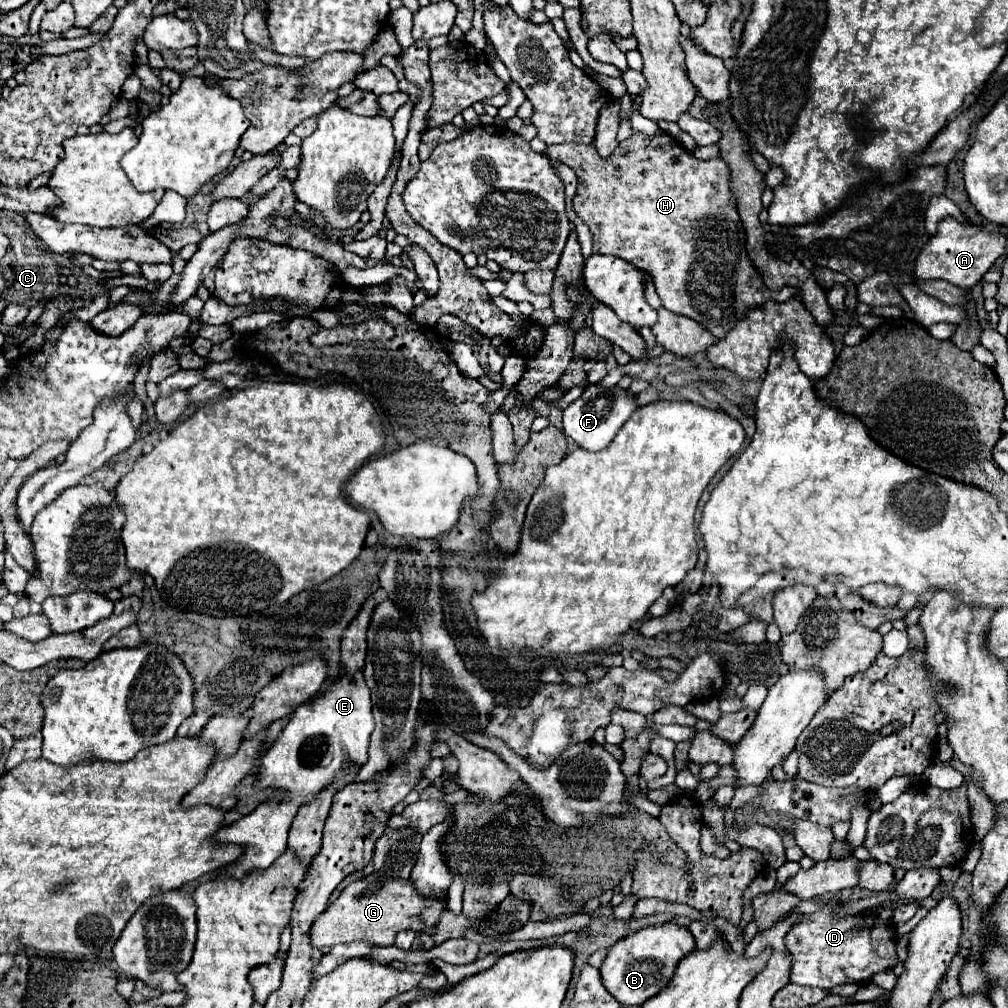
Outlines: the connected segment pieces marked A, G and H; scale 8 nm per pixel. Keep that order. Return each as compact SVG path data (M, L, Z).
M945 217L943 221L939 221L937 233L921 249L915 263L915 277L945 279L961 289L971 289L977 281L981 281L983 273L987 273L989 267L1005 253L1005 245L1007 237L997 231L989 231L973 223L965 225L953 217Z
M371 873L363 879L349 883L337 901L333 901L323 915L315 919L311 927L311 945L317 949L333 947L337 943L351 943L357 939L367 939L375 945L393 945L395 935L403 929L423 931L439 923L445 911L447 897L425 897L415 889L413 879L391 879Z
M633 133L629 139L620 142L613 157L607 161L603 161L591 145L553 145L547 147L547 151L551 159L567 163L579 177L573 209L593 233L593 253L621 257L649 273L665 309L699 321L717 339L721 339L727 335L727 329L747 313L747 309L759 307L769 299L789 299L787 291L771 291L765 285L763 275L747 255L745 231L737 215L733 195L729 193L729 169L723 159L715 157L701 161L687 153L681 143L667 133L659 137Z

